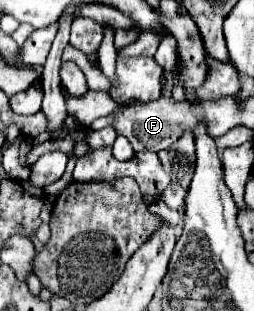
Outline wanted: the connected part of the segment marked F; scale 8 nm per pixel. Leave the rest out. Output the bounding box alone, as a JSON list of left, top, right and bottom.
[112,90,198,152]

